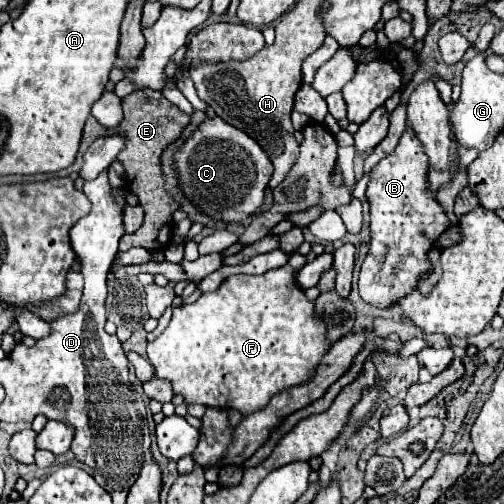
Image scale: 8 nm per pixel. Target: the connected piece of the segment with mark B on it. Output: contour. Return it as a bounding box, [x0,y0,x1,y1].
[359,128,449,308]

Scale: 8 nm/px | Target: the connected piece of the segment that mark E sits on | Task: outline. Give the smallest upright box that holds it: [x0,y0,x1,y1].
[33,88,189,250]

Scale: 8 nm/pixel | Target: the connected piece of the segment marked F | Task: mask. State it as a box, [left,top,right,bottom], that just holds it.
[147,264,329,416]

